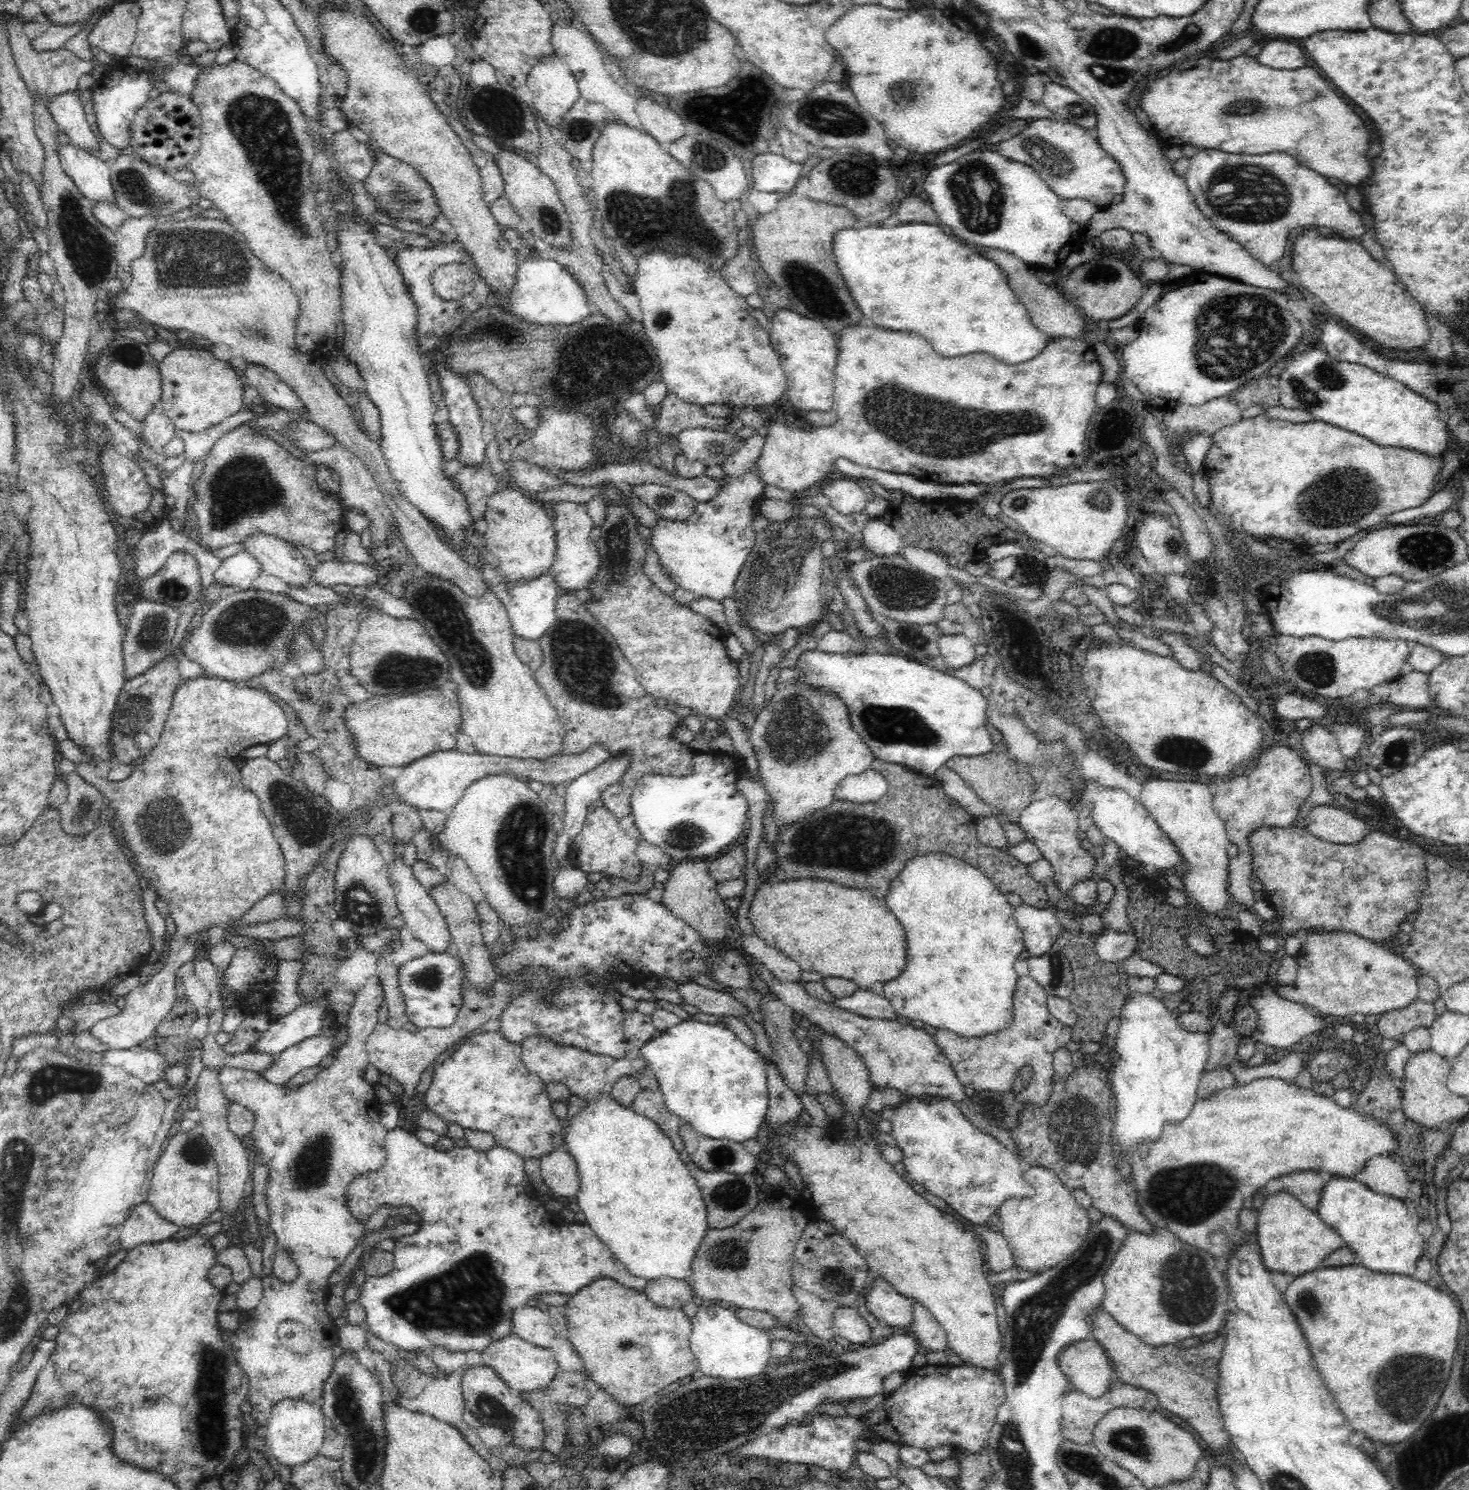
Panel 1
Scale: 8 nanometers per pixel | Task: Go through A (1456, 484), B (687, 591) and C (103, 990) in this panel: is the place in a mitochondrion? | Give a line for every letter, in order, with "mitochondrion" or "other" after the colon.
A: other
B: other
C: other

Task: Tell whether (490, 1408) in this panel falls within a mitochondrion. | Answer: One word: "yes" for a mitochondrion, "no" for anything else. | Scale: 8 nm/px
yes

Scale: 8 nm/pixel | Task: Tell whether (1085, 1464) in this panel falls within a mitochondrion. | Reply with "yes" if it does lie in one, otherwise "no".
yes

